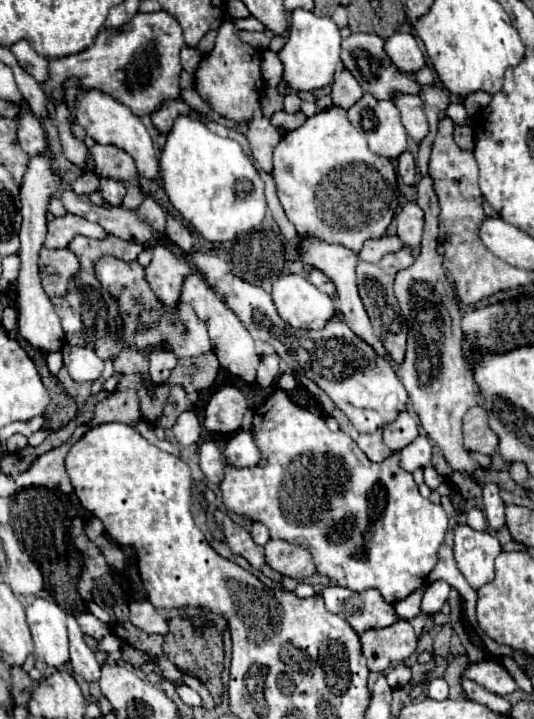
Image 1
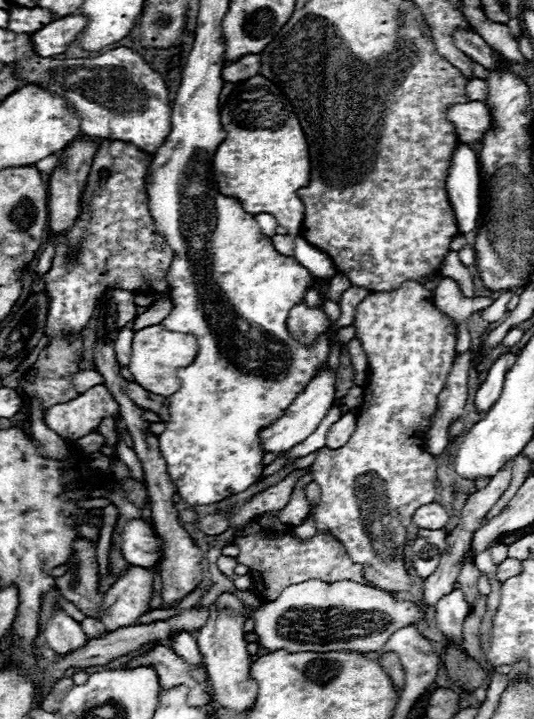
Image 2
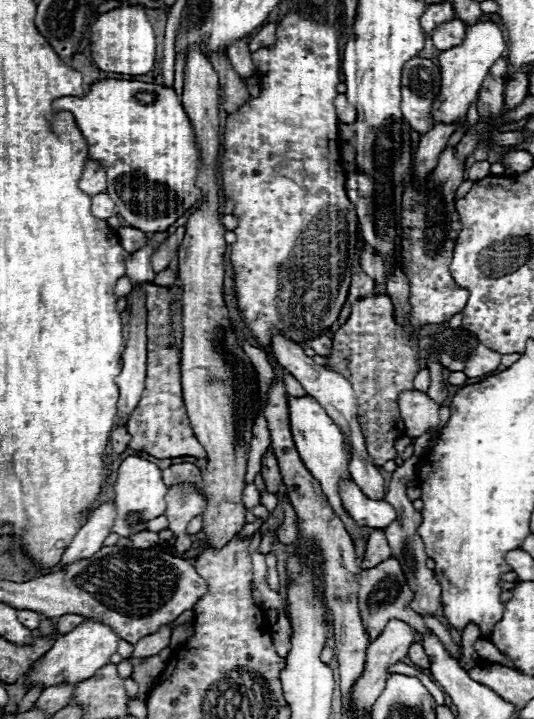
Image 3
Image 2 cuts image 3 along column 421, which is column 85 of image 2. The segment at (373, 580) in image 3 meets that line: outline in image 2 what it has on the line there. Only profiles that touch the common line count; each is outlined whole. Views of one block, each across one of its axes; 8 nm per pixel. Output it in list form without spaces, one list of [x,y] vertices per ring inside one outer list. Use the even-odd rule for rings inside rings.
[[[86,616],[80,624],[82,624],[82,628],[84,628],[84,632],[86,632],[88,638],[98,638],[104,632],[104,626],[96,618],[92,618],[92,616]]]

